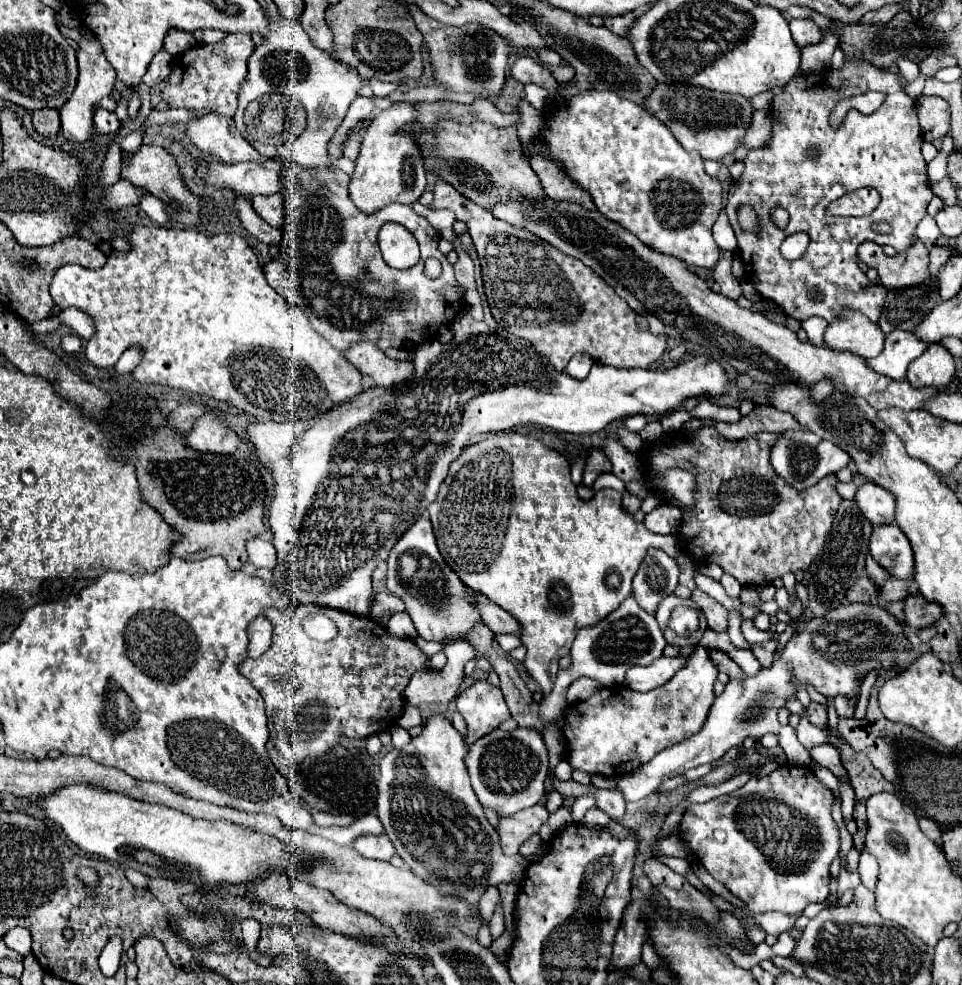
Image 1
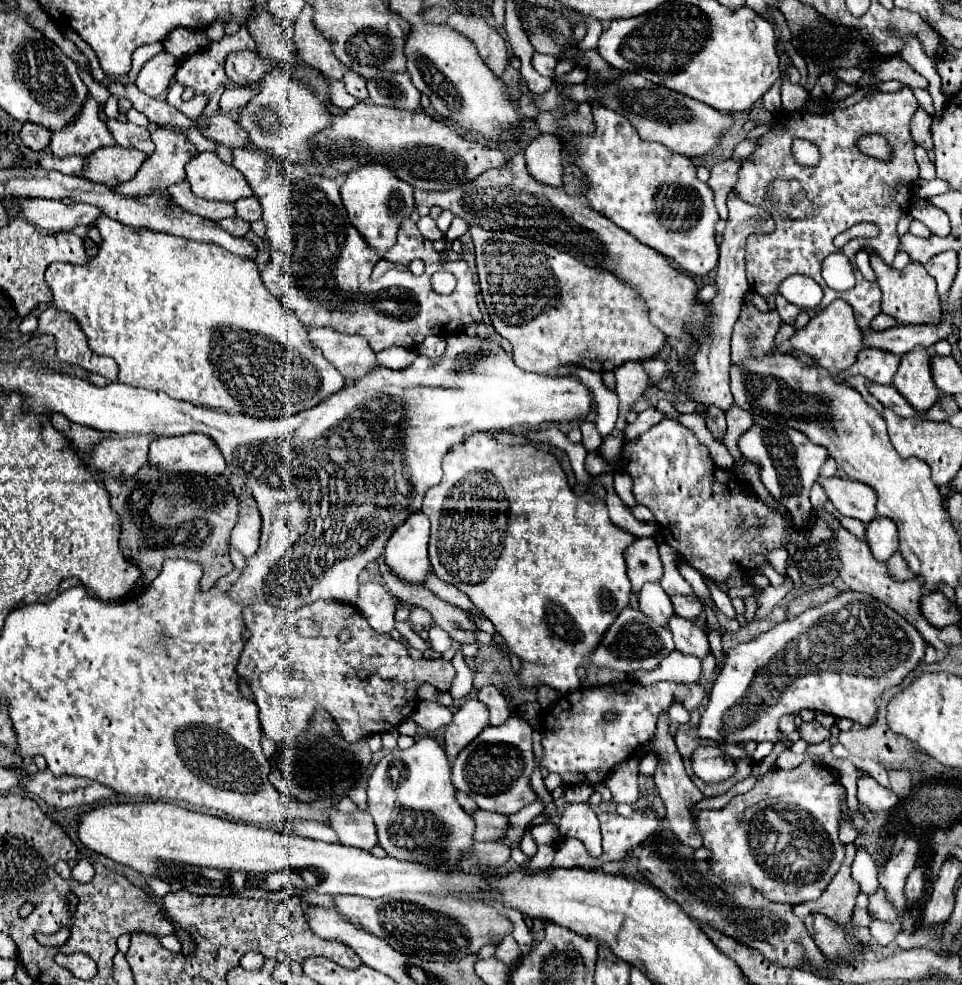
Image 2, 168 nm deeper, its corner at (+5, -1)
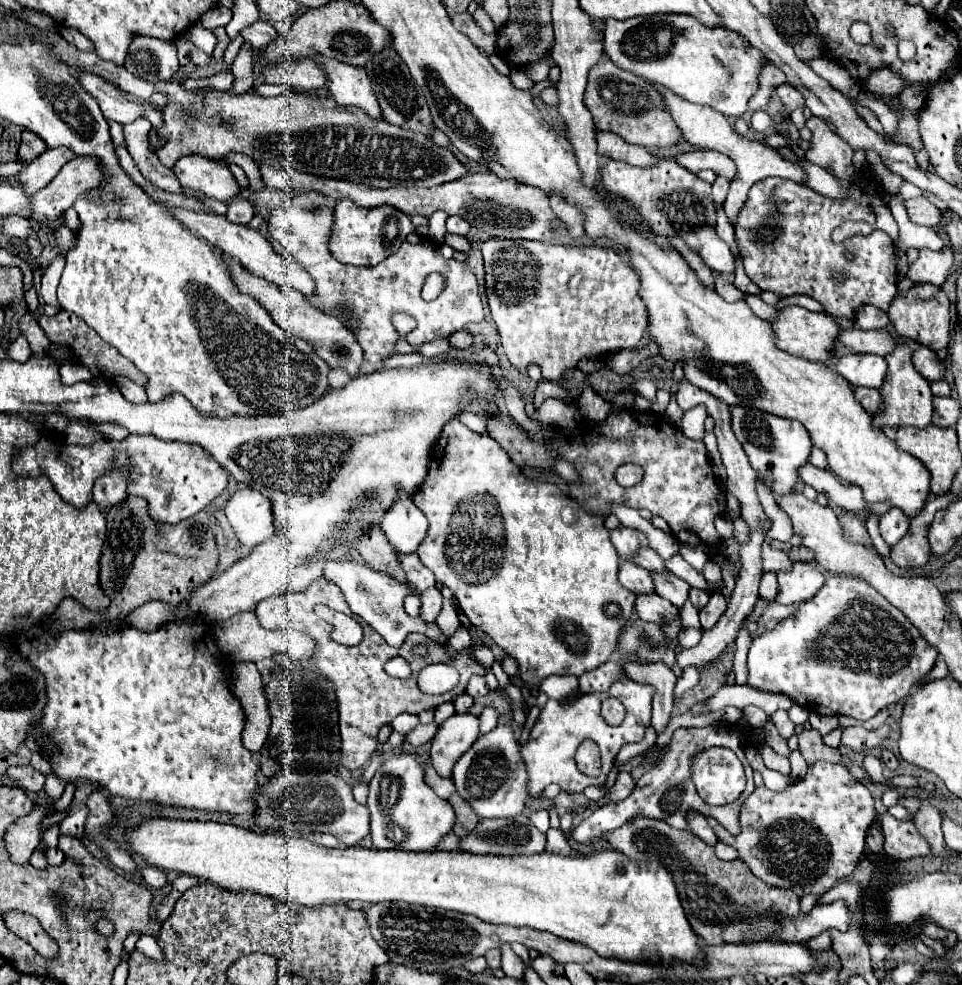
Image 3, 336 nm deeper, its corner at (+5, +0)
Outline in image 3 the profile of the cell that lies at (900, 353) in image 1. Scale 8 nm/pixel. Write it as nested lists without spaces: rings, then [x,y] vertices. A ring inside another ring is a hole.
[[[847,354],[839,358],[837,372],[855,386],[881,388],[887,372],[887,362],[883,356],[875,354]]]

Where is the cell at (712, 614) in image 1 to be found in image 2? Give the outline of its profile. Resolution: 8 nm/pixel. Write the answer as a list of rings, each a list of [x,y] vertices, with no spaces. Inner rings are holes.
[[[673,595],[671,603],[675,607],[675,613],[679,617],[685,617],[685,619],[697,617],[701,613],[701,609],[703,609],[703,605],[695,597],[685,597],[685,595]]]

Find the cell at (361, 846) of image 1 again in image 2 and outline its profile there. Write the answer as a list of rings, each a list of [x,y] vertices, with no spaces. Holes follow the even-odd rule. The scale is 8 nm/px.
[[[331,807],[325,813],[325,823],[333,827],[343,845],[351,845],[365,851],[371,851],[377,845],[375,823],[367,811],[341,813],[337,811],[337,807]]]

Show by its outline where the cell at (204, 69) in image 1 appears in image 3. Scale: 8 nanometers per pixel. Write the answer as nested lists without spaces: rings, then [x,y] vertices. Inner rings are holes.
[[[259,20],[249,28],[241,30],[241,36],[245,42],[251,44],[251,48],[265,48],[275,38],[275,28],[269,22]]]

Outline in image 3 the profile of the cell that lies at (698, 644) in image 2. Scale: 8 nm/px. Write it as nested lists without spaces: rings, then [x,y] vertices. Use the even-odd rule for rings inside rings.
[[[651,594],[651,598],[637,598],[635,610],[645,622],[669,624],[679,620],[679,608],[667,602],[665,598],[659,598],[657,594]]]

